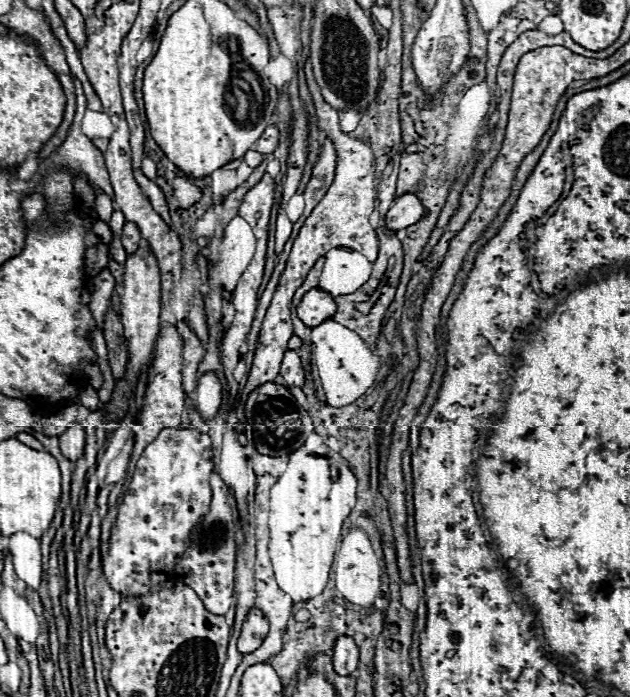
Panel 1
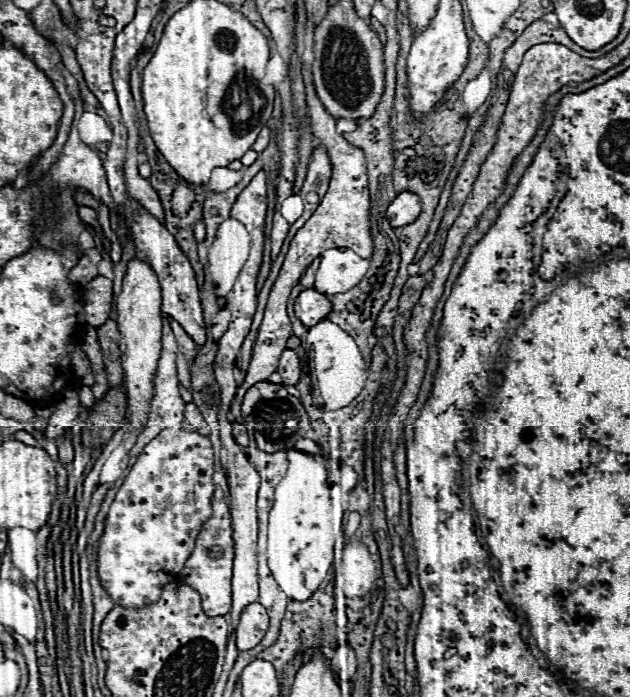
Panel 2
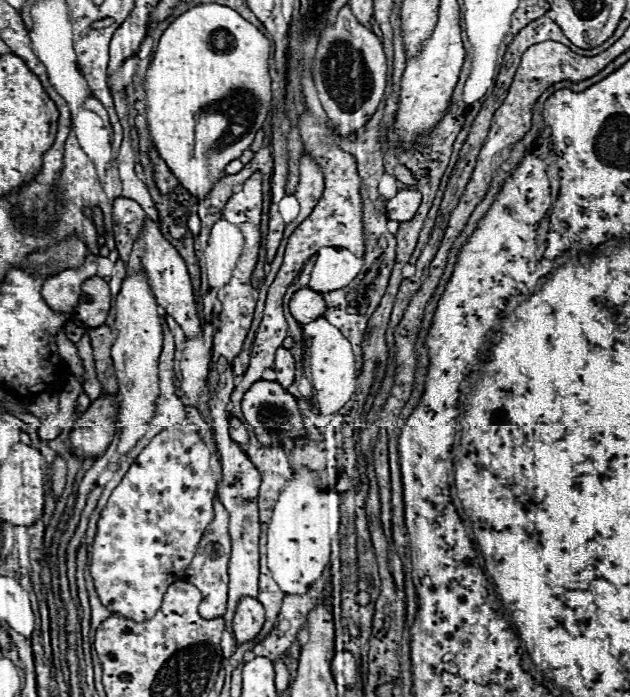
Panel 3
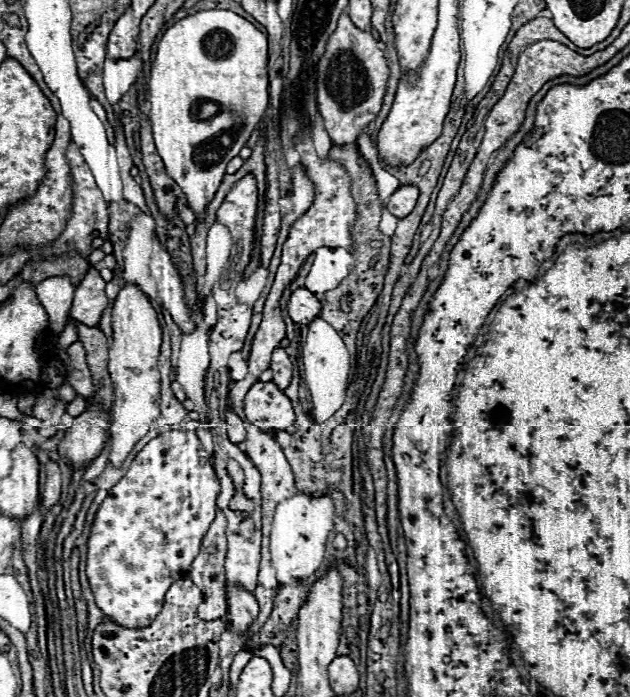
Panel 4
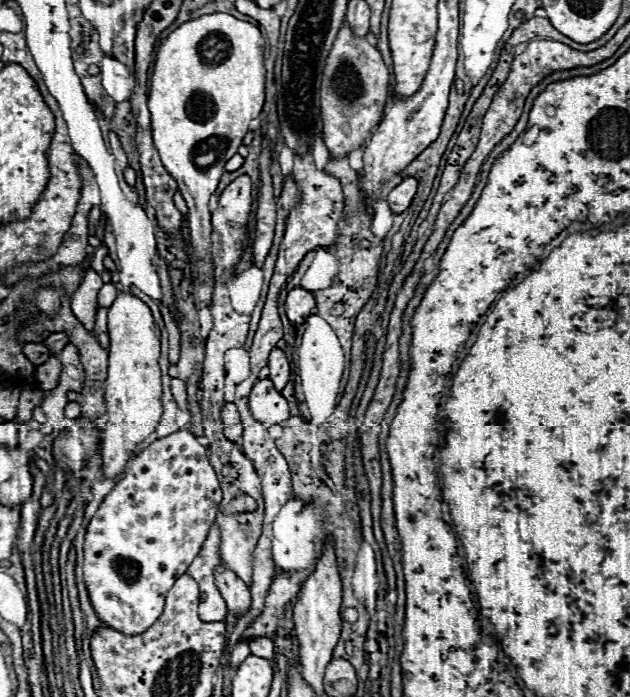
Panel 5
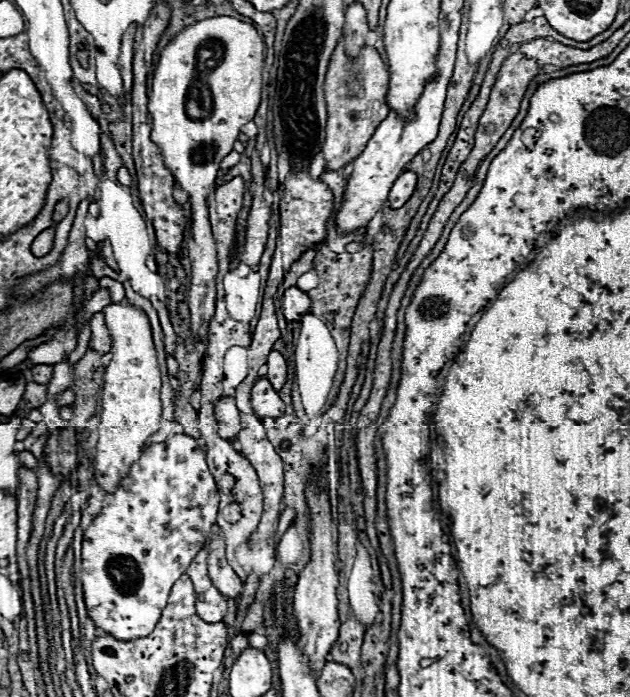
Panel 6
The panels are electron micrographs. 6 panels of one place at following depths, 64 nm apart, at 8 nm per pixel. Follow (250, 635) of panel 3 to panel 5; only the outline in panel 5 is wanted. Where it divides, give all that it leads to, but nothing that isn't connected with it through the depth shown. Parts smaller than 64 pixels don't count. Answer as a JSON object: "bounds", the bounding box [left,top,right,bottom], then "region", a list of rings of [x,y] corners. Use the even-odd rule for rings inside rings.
{"bounds":[214,562,250,618],"region":[[[220,562],[214,568],[214,576],[216,576],[216,586],[218,586],[220,594],[228,604],[228,610],[232,610],[234,616],[238,618],[250,606],[248,584],[244,584],[232,570],[228,570],[224,562]]]}

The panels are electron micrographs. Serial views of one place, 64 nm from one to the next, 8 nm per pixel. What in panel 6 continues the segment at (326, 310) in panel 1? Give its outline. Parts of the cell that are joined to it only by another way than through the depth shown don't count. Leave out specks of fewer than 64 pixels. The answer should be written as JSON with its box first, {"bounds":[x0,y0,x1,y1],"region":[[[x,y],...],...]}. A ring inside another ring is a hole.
{"bounds":[282,286,310,322],"region":[[[296,286],[288,288],[282,298],[282,314],[288,322],[300,320],[300,314],[310,312],[310,298],[306,292],[298,290]]]}

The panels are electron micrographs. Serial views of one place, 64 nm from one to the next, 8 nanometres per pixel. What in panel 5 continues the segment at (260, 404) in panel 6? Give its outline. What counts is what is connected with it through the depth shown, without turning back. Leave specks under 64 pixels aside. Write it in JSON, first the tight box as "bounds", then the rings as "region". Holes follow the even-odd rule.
{"bounds":[250,380,290,424],"region":[[[258,380],[250,392],[250,414],[260,424],[282,424],[290,418],[288,402],[270,380]]]}

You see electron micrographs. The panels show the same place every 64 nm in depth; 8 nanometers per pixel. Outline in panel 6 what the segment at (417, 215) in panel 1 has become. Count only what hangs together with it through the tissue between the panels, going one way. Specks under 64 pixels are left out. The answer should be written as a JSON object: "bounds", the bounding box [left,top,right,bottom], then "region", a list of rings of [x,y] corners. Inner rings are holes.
{"bounds":[388,170,416,208],"region":[[[404,170],[396,178],[396,182],[394,182],[394,186],[392,186],[390,194],[388,194],[388,206],[390,208],[404,206],[404,202],[408,202],[408,198],[412,196],[414,188],[416,188],[416,174],[412,170]]]}

